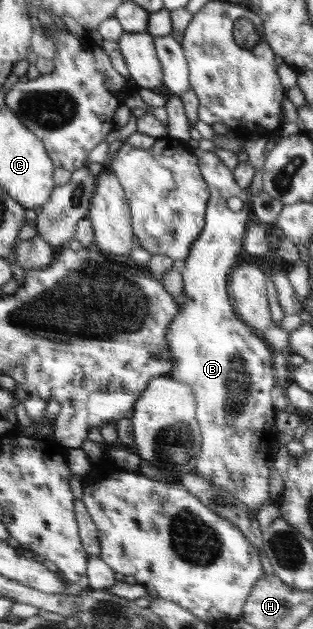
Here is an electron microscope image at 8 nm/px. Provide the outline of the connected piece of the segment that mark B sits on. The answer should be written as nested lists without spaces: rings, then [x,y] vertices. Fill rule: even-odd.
[[[214,151],[201,152],[198,162],[201,175],[208,185],[210,198],[203,229],[193,243],[189,257],[180,265],[185,301],[181,303],[181,311],[175,315],[165,334],[173,360],[169,374],[177,382],[187,384],[195,396],[195,417],[199,424],[201,441],[194,473],[211,482],[212,486],[233,494],[257,515],[262,503],[269,499],[271,450],[275,447],[280,433],[275,425],[276,410],[273,409],[271,398],[271,390],[278,383],[272,362],[273,349],[263,337],[238,318],[227,293],[231,269],[237,265],[237,257],[243,251],[244,235],[251,223],[249,213],[252,211],[253,196],[249,189],[244,190],[237,185],[233,170],[221,161]],[[229,197],[239,197],[243,201],[240,211],[232,211],[227,206]]]

